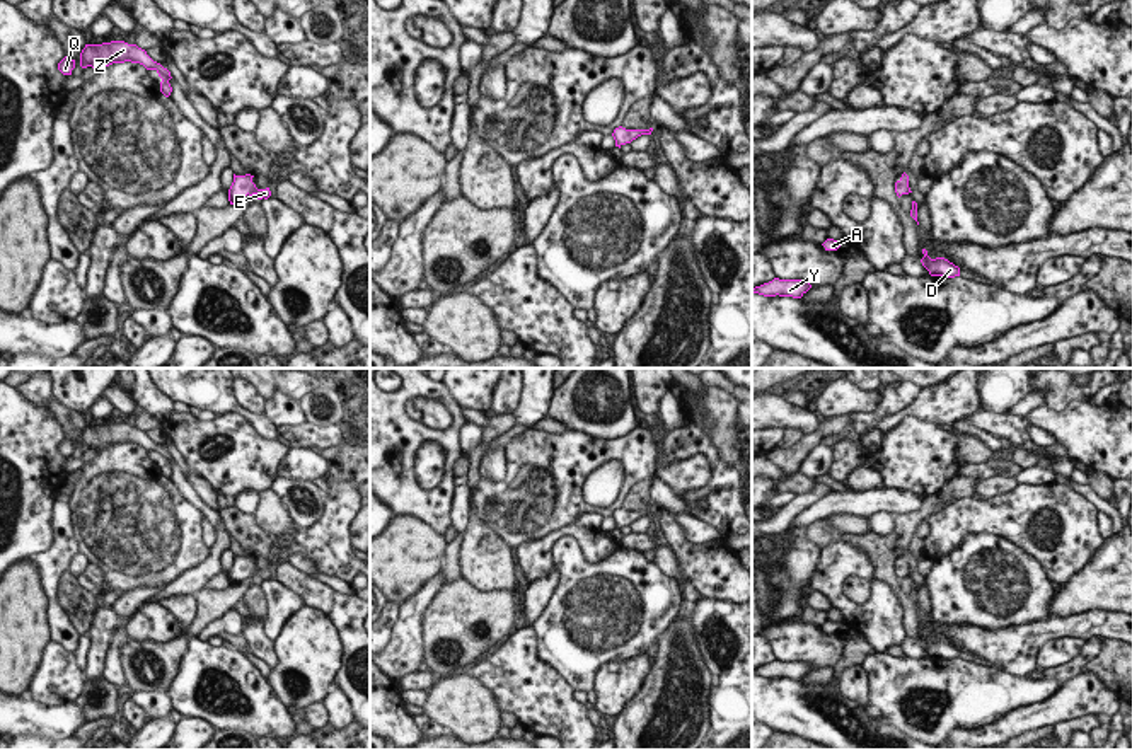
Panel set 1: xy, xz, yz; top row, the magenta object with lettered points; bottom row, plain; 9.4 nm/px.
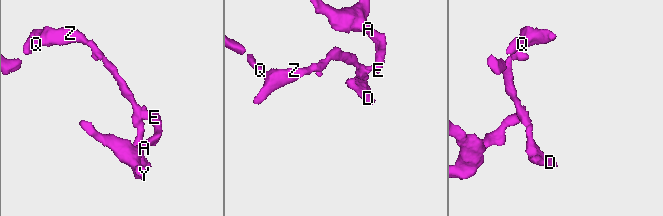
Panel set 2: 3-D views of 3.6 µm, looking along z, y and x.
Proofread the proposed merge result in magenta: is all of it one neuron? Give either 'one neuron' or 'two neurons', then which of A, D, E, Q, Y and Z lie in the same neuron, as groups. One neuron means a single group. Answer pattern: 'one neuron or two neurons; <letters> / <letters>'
one neuron; A D E Q Y Z

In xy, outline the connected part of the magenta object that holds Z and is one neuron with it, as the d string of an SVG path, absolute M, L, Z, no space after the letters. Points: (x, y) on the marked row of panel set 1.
M111 41L102 44L85 44L85 48L80 53L80 66L87 68L106 68L113 63L140 63L147 70L155 70L160 82L160 92L169 97L172 92L172 87L169 84L170 72L164 68L160 63L153 61L145 49L138 48L136 44L128 44L124 41Z

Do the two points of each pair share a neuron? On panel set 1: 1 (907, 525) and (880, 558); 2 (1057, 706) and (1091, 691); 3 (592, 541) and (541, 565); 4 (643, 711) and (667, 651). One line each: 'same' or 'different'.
1: same
2: same
3: same
4: same

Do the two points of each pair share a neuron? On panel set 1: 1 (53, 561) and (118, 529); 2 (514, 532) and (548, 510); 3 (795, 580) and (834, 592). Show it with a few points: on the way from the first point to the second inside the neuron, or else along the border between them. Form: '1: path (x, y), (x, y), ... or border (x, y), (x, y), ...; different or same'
1: border (69, 510), (79, 551); different
2: path (522, 524), (539, 510); same
3: border (822, 551), (819, 568), (812, 576); different

